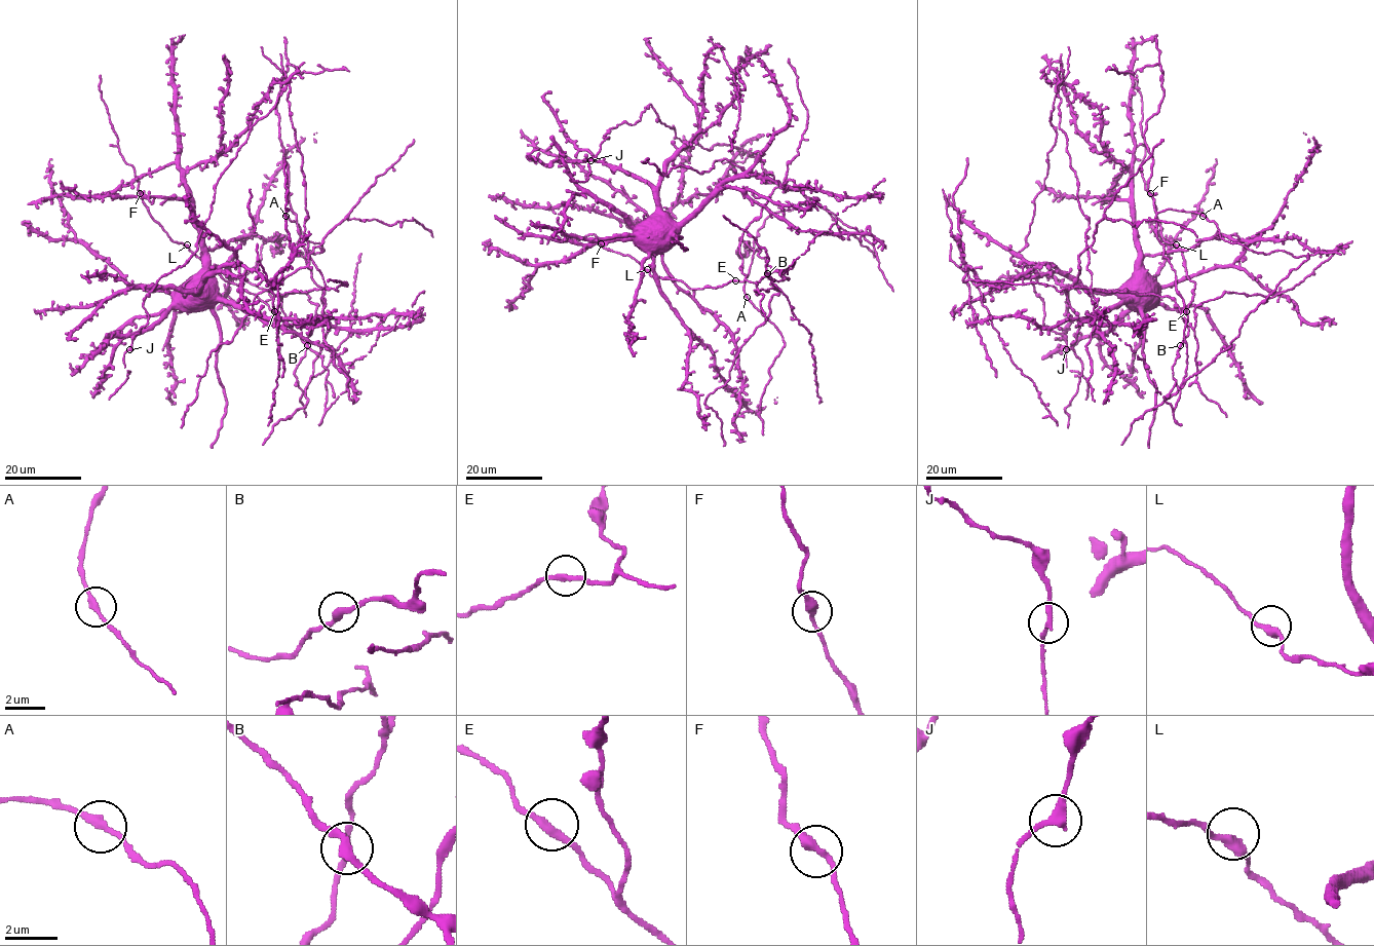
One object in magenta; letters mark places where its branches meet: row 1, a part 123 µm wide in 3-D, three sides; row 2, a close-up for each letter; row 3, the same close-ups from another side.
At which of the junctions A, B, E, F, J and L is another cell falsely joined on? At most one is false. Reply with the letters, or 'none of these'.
none of these

